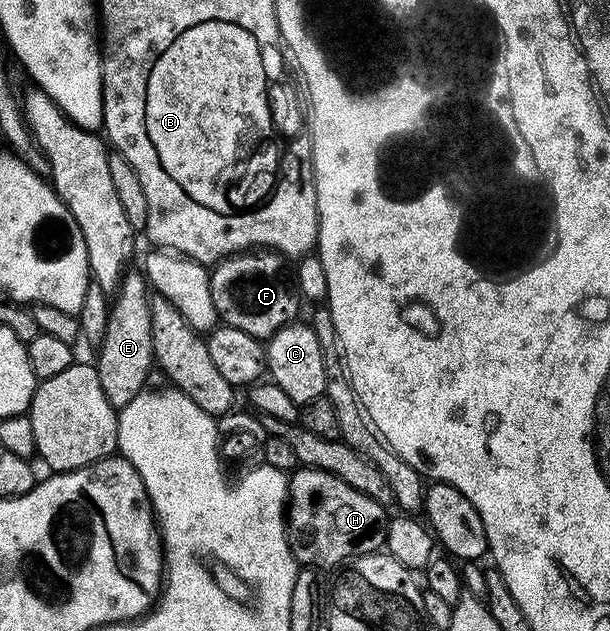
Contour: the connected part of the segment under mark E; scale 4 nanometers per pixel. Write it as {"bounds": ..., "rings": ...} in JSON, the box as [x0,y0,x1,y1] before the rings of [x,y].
{"bounds":[95,271,154,410],"rings":[[[140,271],[130,272],[122,277],[114,295],[108,313],[106,334],[99,346],[101,354],[95,360],[101,388],[116,410],[128,405],[144,391],[149,370],[154,365],[148,306],[149,286]]]}

